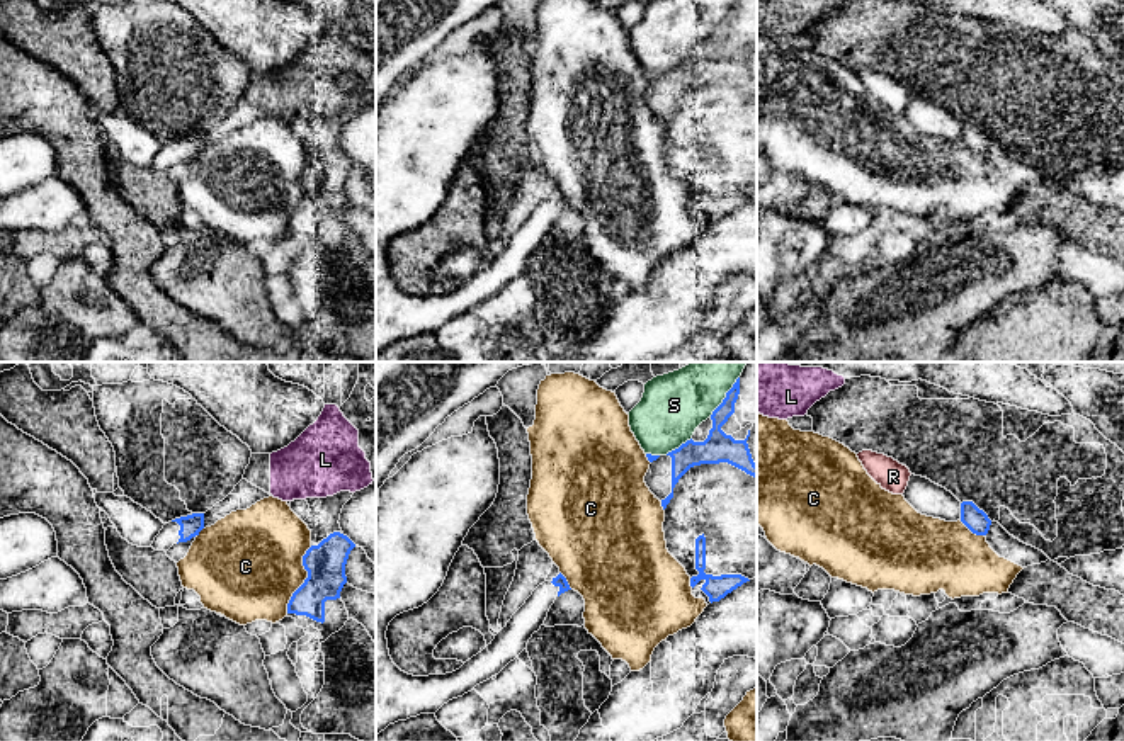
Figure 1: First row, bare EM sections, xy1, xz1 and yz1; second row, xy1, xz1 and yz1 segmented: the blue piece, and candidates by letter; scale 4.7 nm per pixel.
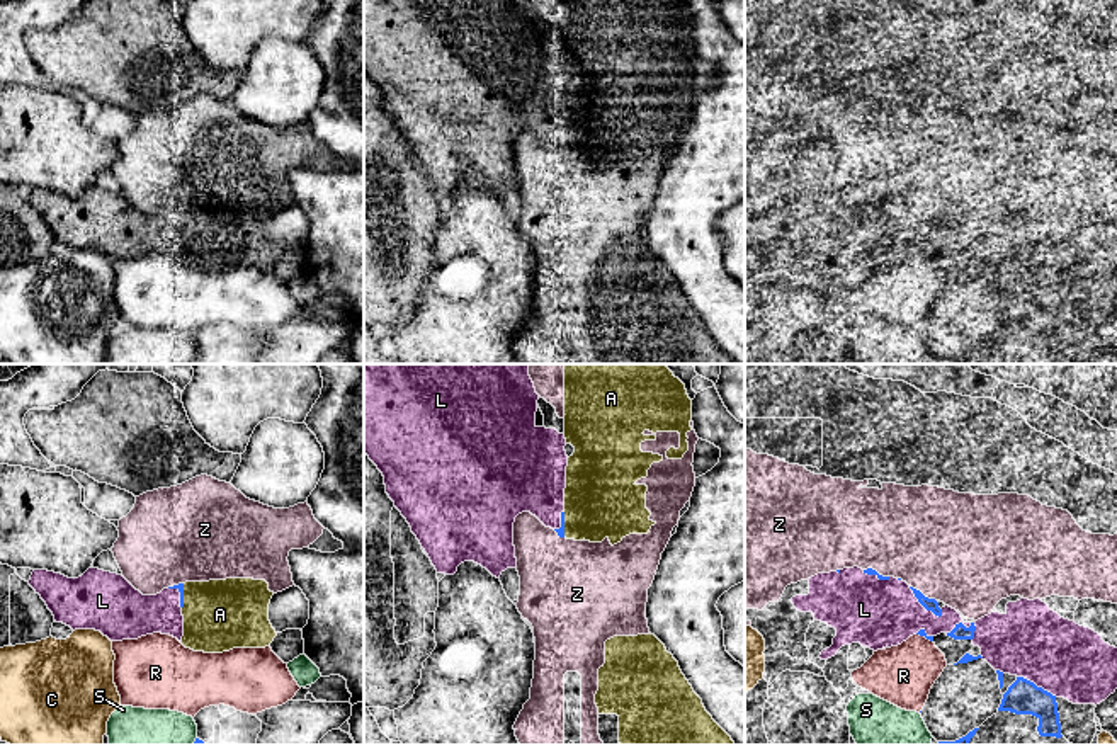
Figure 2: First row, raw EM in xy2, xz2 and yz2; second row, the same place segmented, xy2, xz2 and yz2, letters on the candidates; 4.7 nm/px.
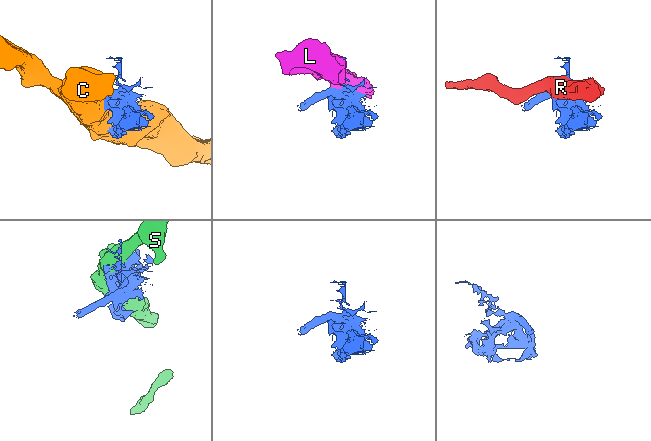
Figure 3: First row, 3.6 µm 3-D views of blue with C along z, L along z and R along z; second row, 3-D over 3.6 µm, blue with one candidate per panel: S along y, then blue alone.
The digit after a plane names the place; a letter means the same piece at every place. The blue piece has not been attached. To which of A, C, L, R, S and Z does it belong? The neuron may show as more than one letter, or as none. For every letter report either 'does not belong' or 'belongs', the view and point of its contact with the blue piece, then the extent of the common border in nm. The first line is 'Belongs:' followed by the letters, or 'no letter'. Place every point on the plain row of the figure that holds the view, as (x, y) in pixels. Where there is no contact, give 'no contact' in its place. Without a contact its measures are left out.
Belongs: no letter
A: does not belong | xz2 (563, 143) | 130 nm
C: does not belong | xy1 (305, 199) | 340 nm
L: does not belong | yz2 (961, 242) | 150 nm
R: does not belong | yz2 (925, 255) | 90 nm
S: does not belong | xz1 (723, 19) | 220 nm
Z: does not belong | yz2 (922, 213) | 150 nm

